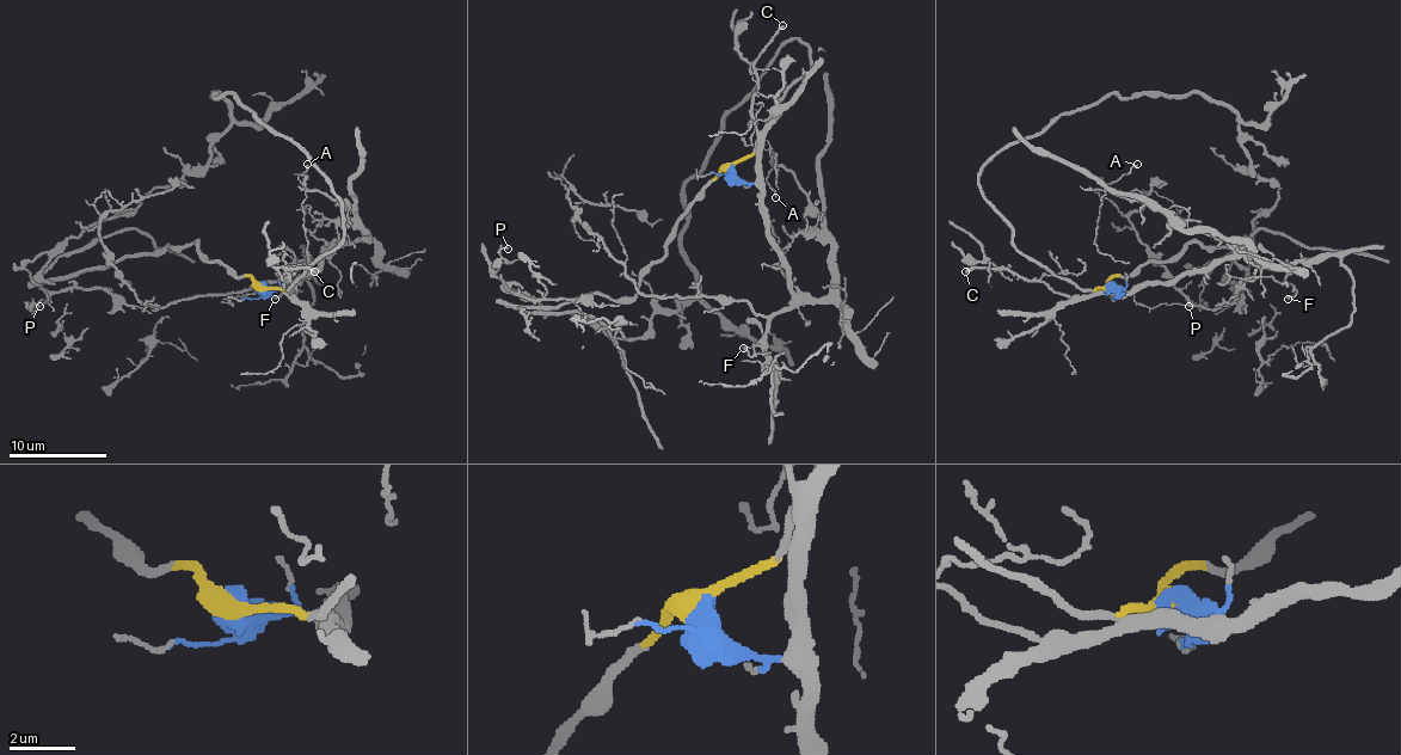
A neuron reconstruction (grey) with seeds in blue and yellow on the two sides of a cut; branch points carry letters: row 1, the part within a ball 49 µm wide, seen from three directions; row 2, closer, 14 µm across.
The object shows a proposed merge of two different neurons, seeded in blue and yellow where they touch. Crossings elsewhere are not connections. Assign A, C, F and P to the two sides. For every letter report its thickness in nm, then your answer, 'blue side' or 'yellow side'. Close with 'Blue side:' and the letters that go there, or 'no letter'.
A: calibre 110 nm; blue side
C: calibre 200 nm; blue side
F: calibre 120 nm; blue side
P: calibre 140 nm; yellow side
Blue side: A, C, F

